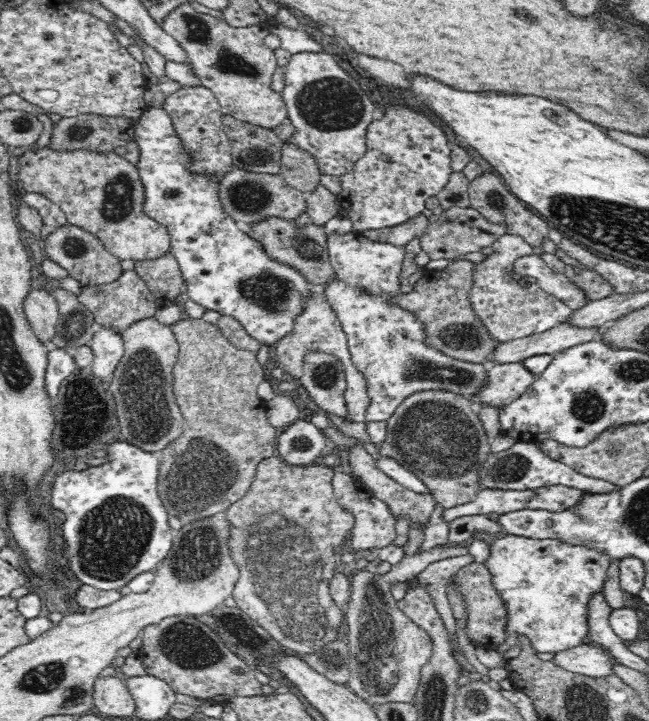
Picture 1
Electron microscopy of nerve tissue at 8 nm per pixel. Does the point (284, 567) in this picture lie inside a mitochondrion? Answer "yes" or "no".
yes

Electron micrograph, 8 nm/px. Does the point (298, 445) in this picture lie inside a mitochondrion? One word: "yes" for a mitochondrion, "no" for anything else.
yes

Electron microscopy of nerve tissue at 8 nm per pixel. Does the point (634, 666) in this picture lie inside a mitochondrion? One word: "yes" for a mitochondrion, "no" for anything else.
no

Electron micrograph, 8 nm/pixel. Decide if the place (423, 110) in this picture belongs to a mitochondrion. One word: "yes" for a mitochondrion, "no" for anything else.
no

